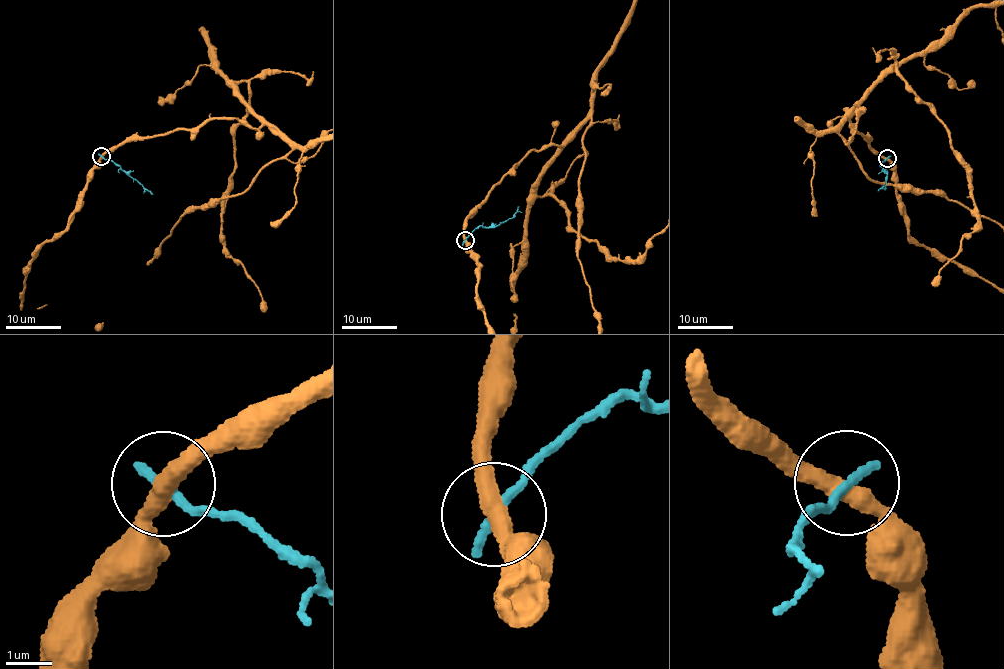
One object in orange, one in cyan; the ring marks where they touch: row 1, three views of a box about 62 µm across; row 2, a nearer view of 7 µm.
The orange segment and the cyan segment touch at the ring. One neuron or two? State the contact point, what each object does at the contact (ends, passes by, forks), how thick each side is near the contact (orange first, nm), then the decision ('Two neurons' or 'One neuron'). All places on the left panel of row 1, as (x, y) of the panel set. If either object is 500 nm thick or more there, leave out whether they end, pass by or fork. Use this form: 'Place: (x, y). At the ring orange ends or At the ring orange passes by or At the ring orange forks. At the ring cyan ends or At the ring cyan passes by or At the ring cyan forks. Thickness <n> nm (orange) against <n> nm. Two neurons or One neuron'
Place: (101, 156). At the ring orange passes by. At the ring cyan ends. Thickness 360 nm (orange) against 240 nm. Two neurons

